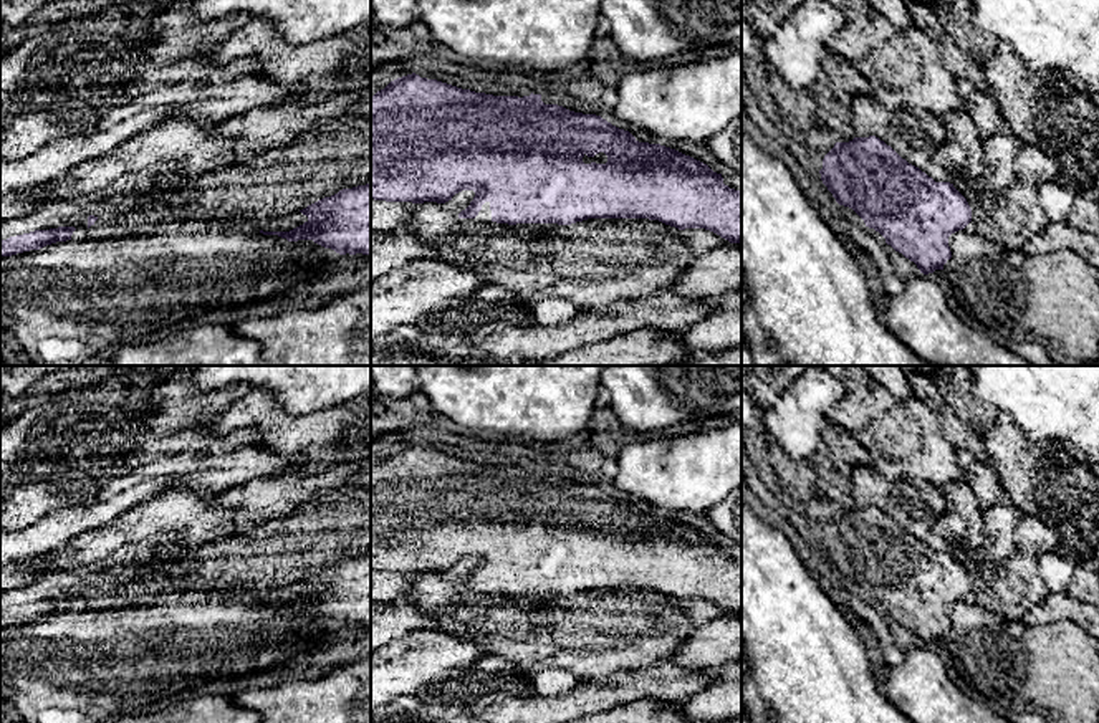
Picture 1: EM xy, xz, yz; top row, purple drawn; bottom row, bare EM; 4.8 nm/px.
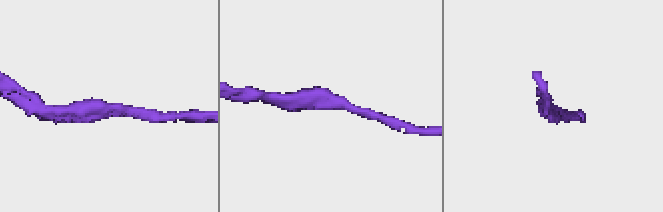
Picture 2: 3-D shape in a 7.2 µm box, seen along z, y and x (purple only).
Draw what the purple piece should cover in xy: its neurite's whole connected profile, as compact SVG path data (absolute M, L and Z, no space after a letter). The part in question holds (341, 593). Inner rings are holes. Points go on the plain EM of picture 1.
M371 554L343 559L300 581L308 591L290 602L263 602L288 612L313 610L339 625L371 625Z

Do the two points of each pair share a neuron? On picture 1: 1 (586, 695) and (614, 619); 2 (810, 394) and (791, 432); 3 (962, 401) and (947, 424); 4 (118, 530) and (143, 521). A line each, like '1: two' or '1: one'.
1: two
2: one
3: two
4: one

